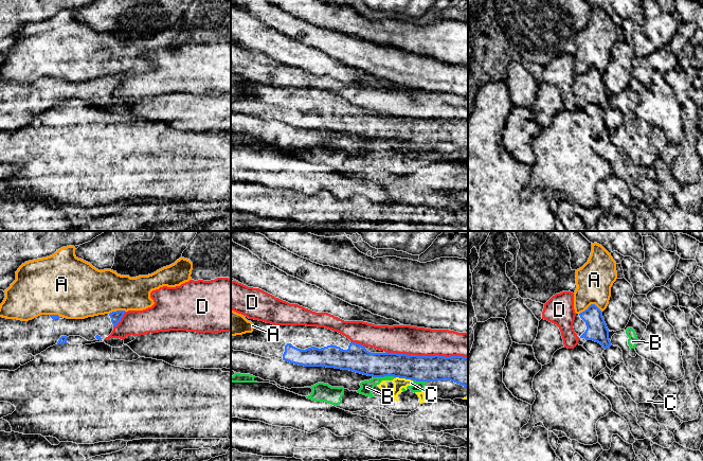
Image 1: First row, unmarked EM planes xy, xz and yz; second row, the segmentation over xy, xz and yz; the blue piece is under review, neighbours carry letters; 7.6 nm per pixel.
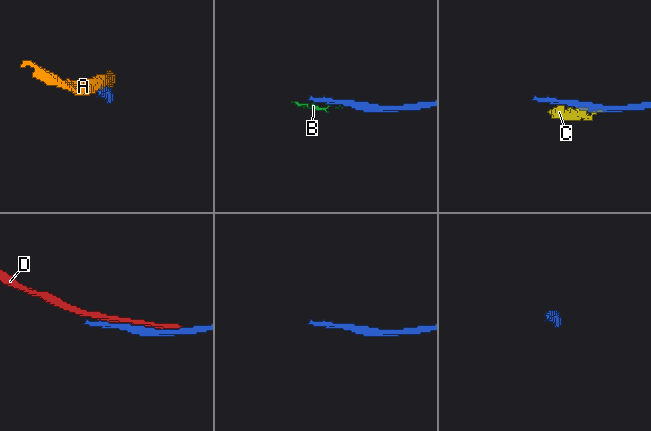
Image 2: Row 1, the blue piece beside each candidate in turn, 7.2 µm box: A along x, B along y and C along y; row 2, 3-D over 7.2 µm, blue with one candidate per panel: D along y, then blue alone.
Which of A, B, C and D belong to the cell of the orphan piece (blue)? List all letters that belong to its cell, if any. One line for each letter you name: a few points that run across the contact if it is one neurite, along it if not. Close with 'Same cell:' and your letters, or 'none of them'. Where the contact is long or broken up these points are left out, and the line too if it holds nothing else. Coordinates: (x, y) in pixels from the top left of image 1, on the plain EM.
Same cell: none of them

